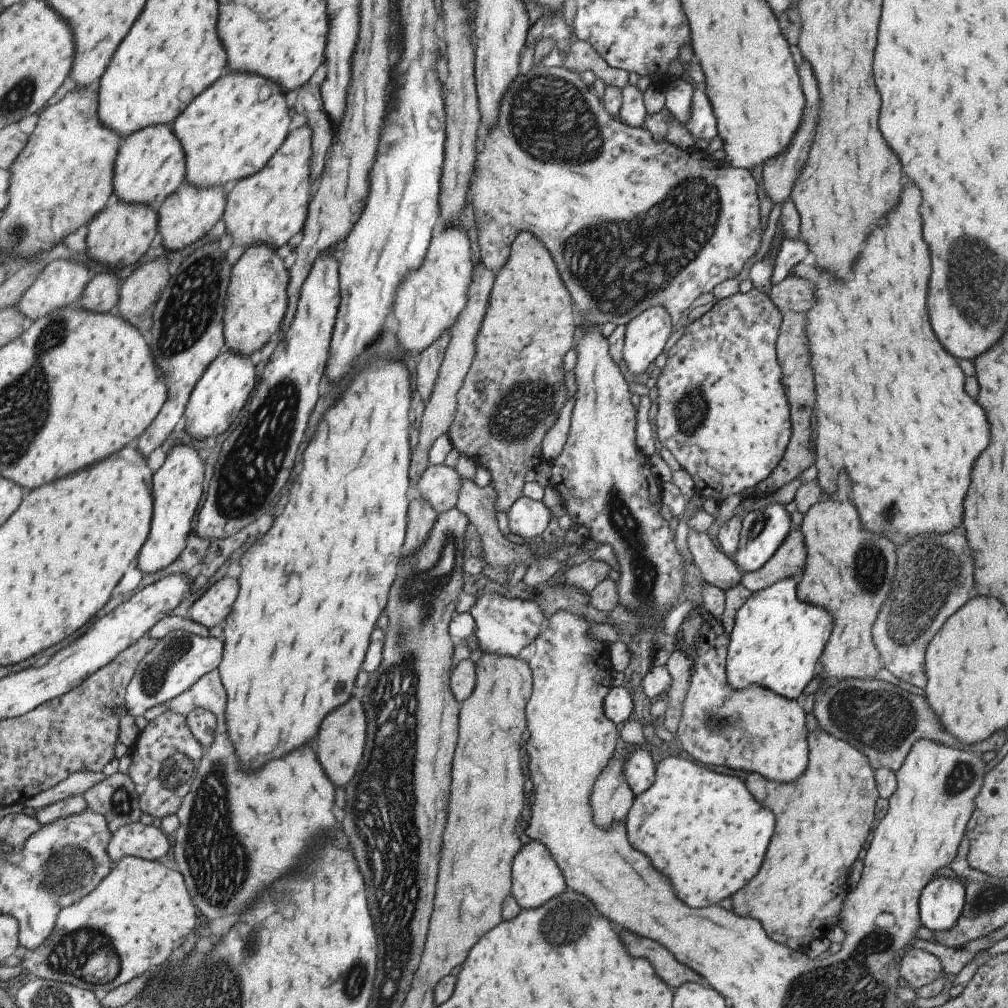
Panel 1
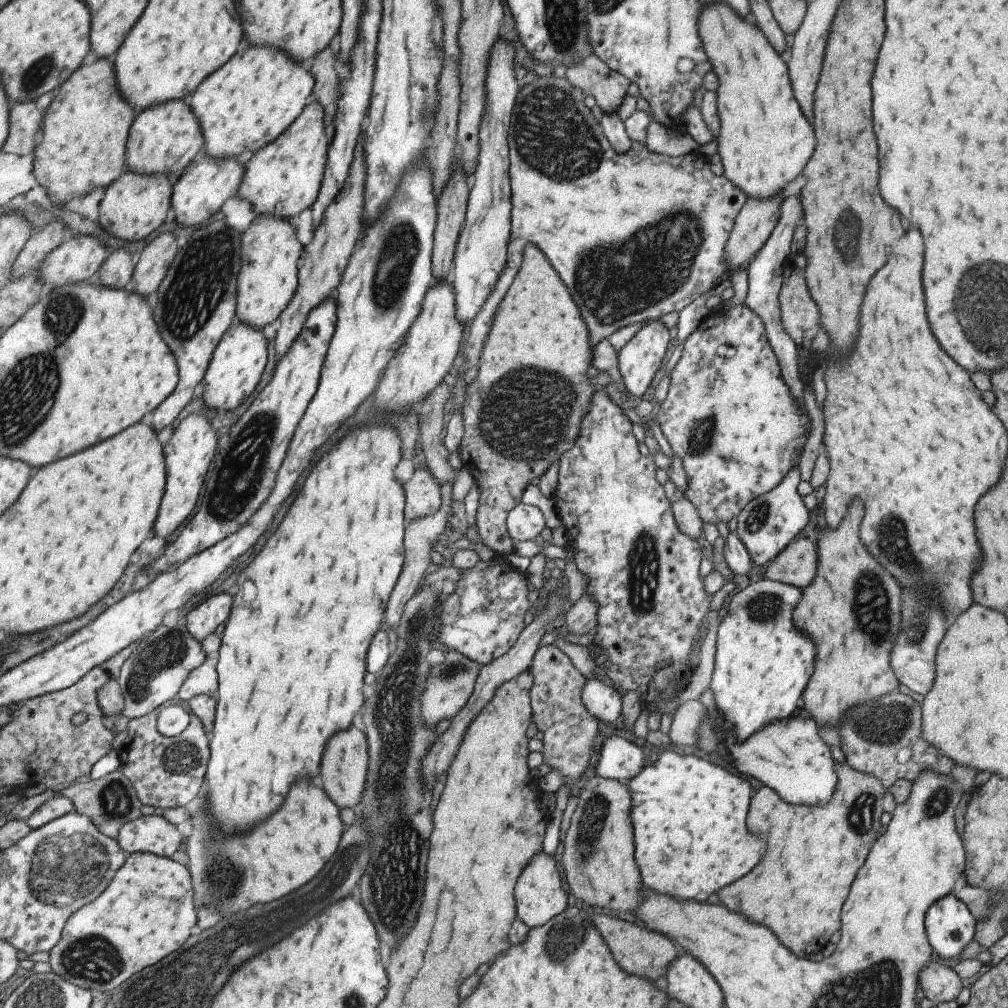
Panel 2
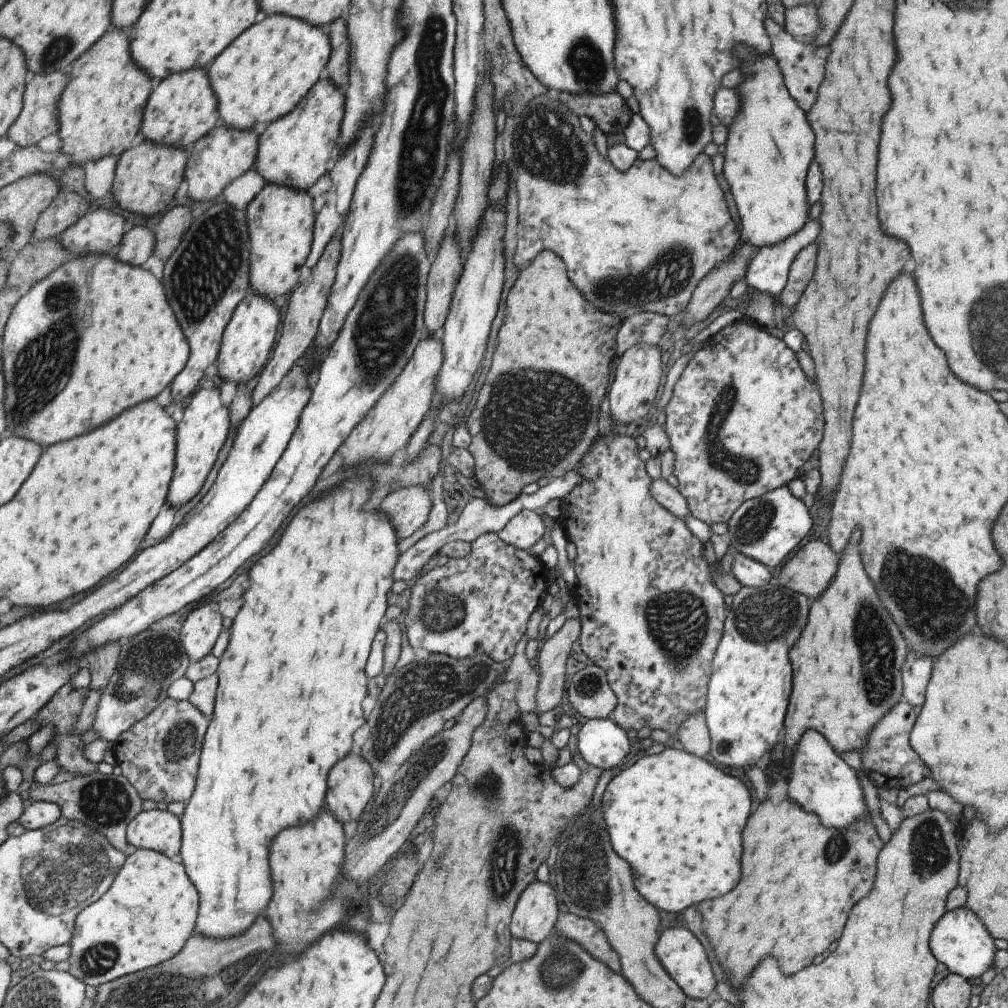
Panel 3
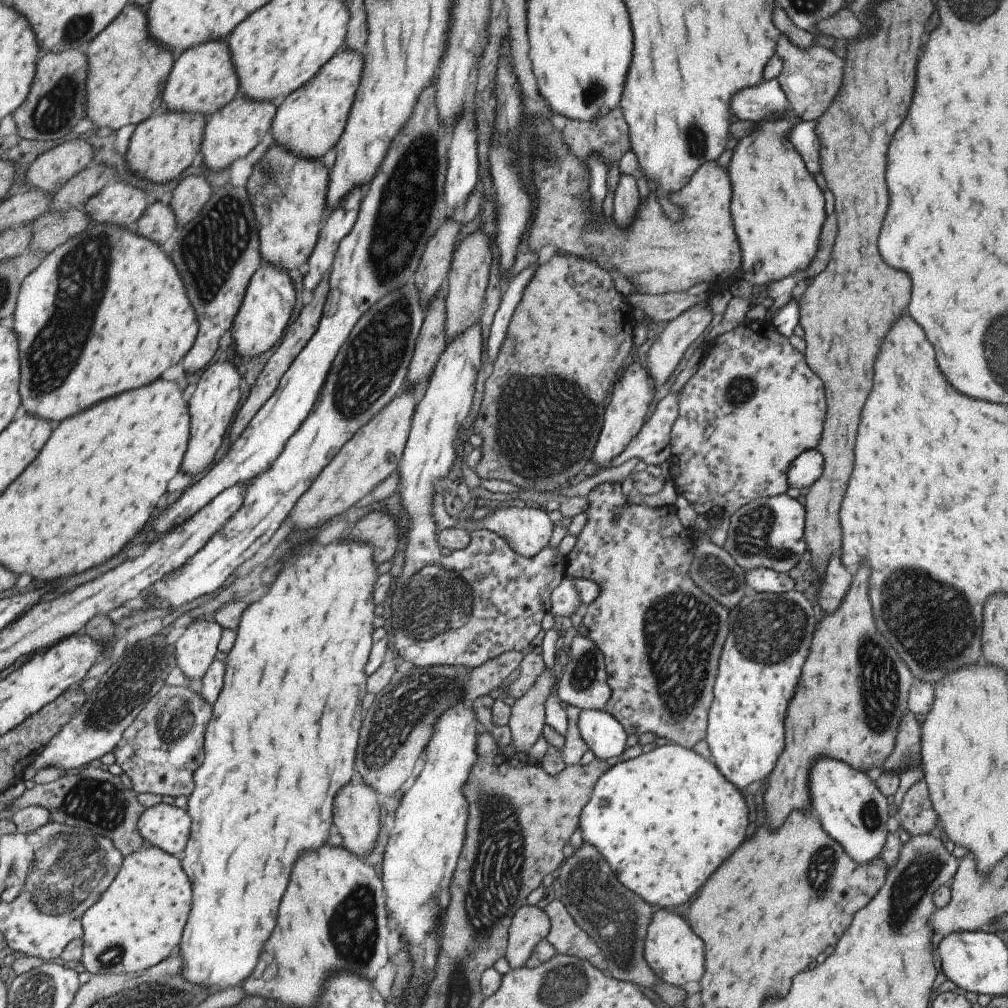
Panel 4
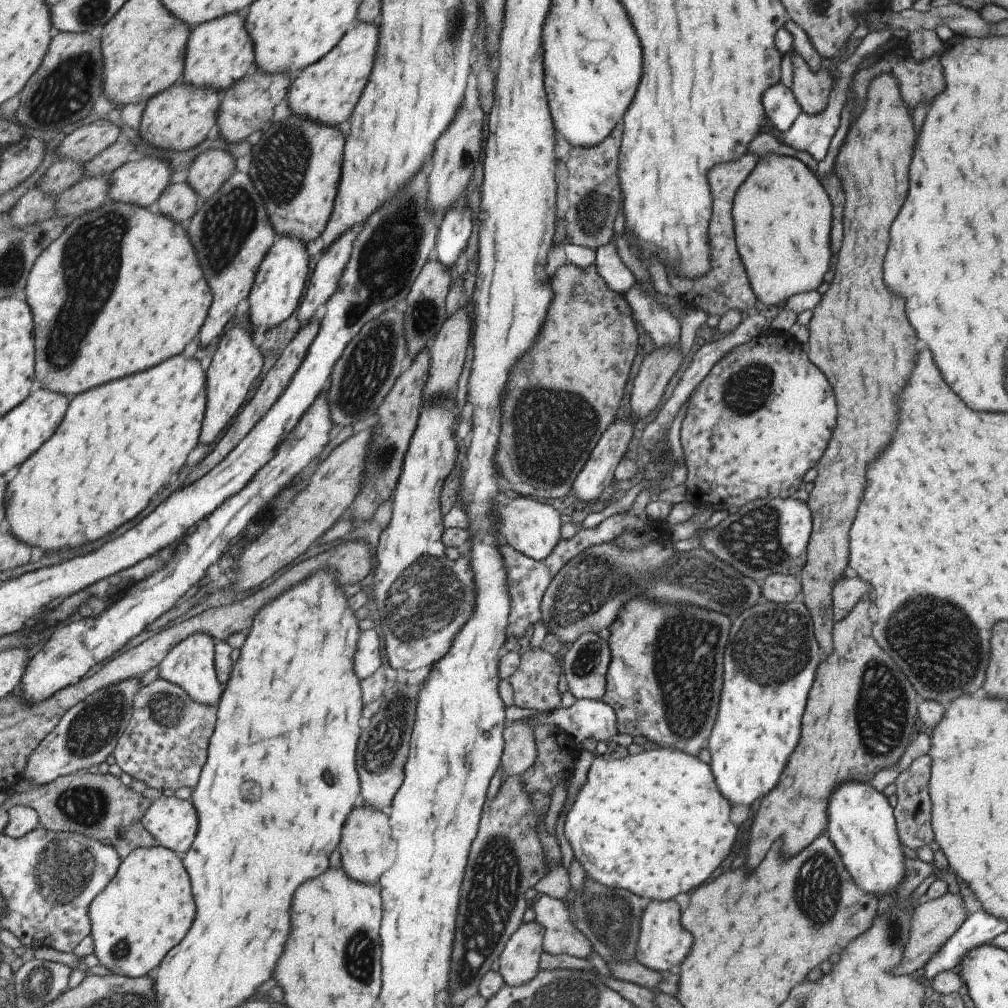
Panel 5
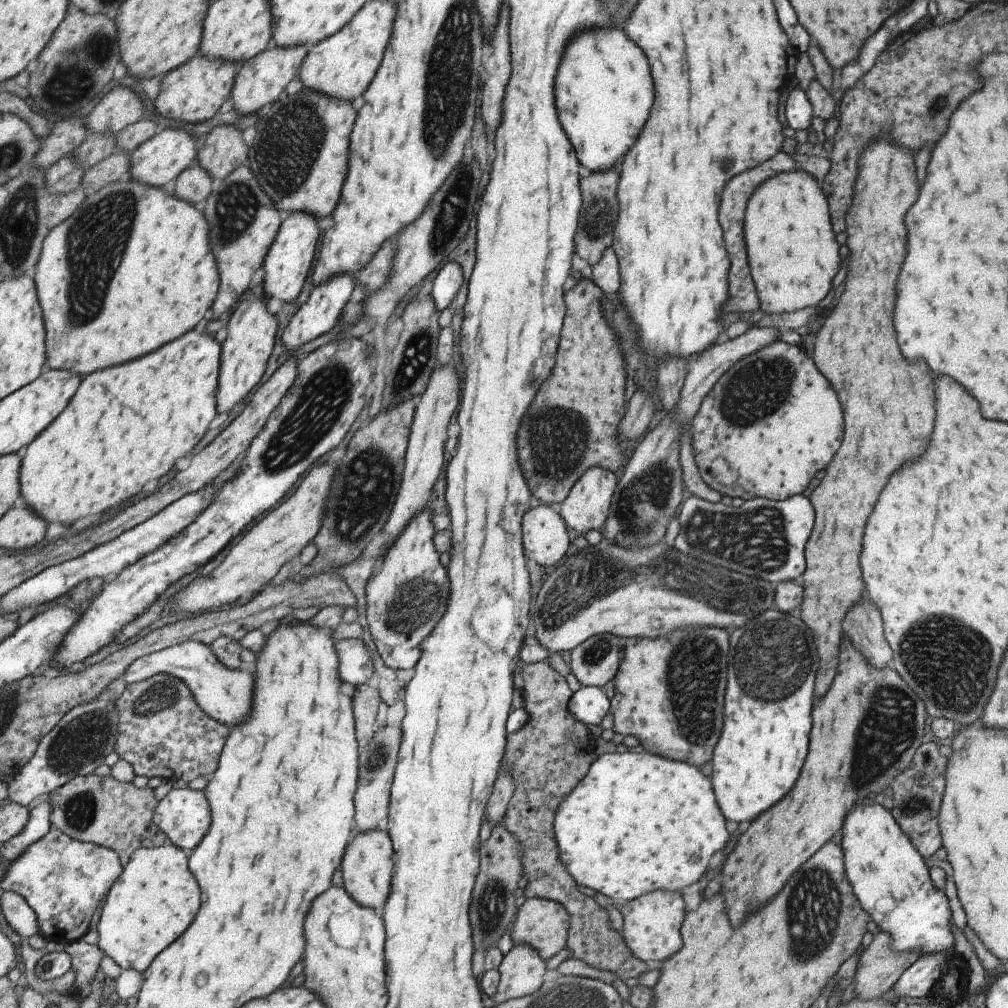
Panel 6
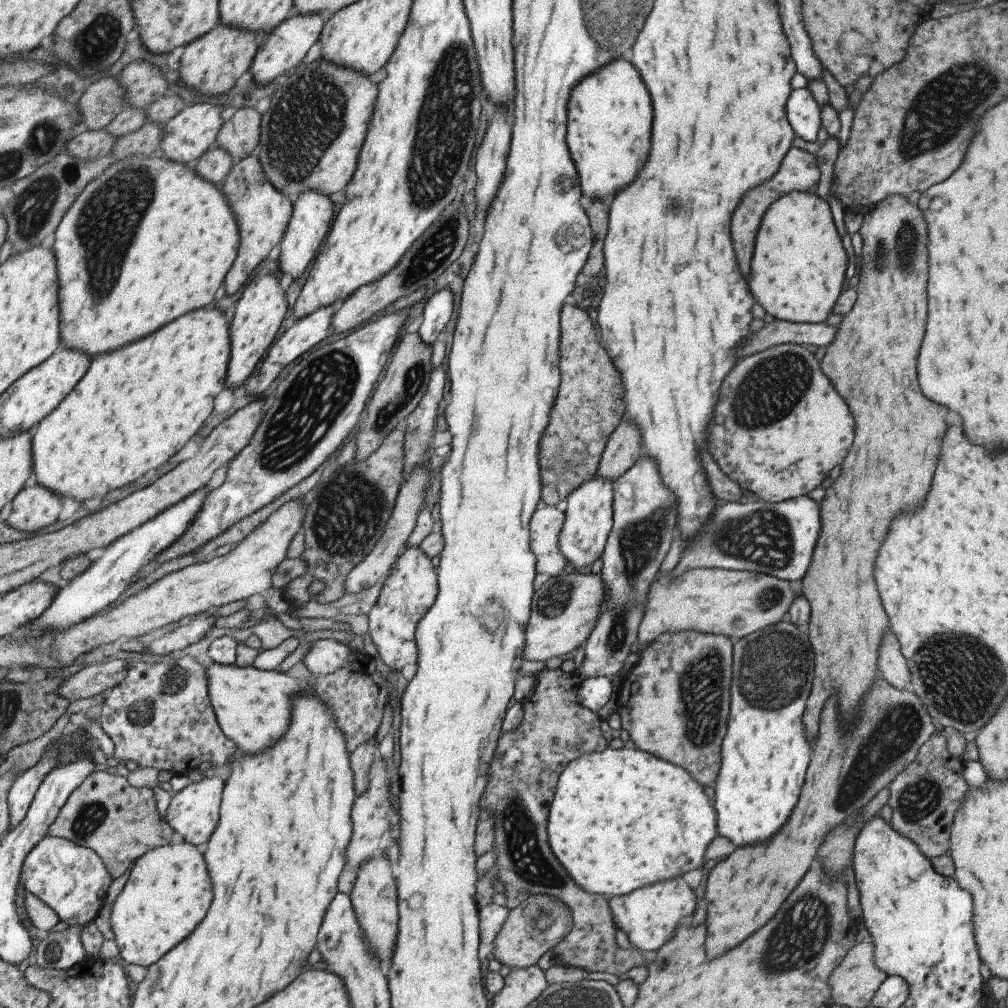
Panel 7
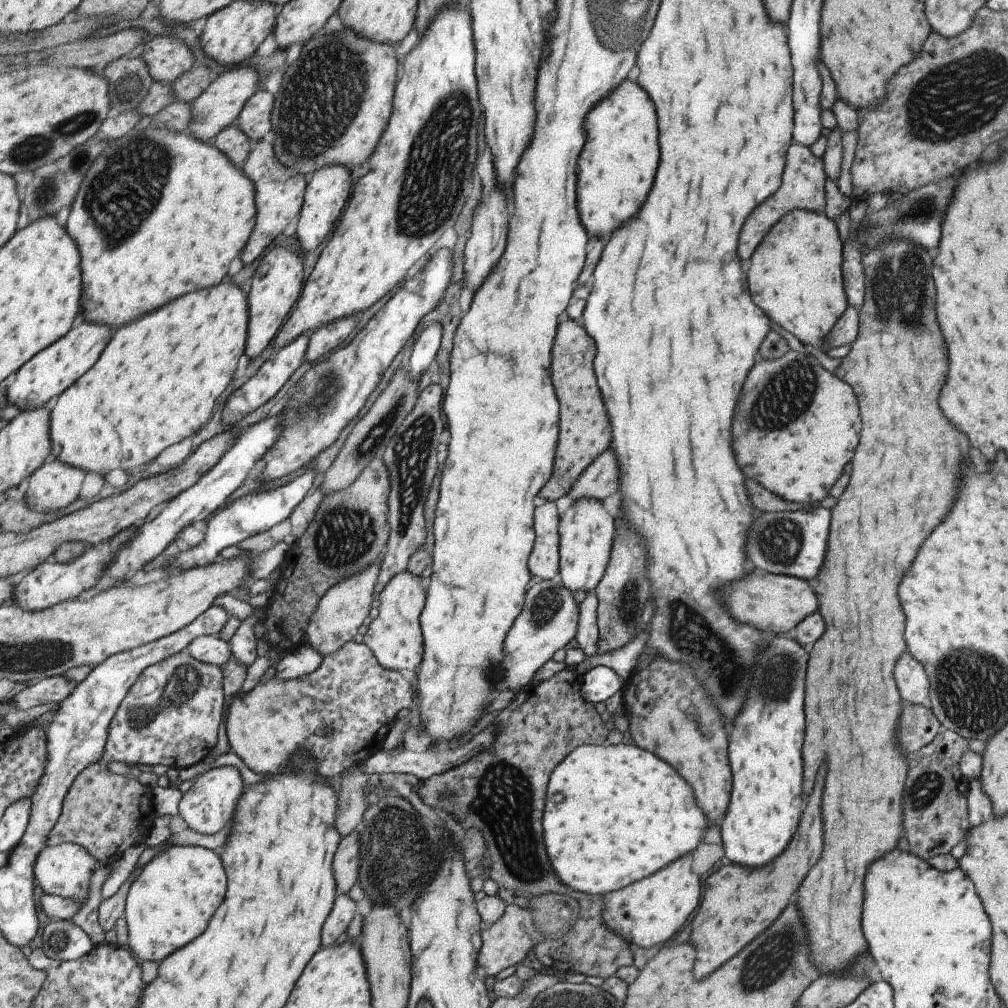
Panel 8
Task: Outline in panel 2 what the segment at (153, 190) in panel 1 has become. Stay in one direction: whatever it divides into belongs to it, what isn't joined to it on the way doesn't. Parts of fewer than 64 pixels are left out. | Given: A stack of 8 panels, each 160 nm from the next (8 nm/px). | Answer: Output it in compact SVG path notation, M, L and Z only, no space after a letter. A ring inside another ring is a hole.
M189 99L170 101L138 114L130 128L126 166L131 173L177 178L199 158L205 146L204 134Z

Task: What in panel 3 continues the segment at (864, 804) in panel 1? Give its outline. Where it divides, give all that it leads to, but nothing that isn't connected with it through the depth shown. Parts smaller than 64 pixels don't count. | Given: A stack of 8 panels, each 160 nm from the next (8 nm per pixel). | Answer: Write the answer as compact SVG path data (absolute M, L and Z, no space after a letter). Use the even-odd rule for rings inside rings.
M765 799L749 814L743 828L743 876L739 884L713 900L703 900L697 910L705 922L705 936L719 966L731 976L731 984L739 986L751 968L765 956L773 954L783 972L797 972L811 964L833 940L839 938L849 908L863 898L872 887L876 856L883 842L871 819L859 819L850 827L825 828L816 814L804 811L797 803L771 802Z

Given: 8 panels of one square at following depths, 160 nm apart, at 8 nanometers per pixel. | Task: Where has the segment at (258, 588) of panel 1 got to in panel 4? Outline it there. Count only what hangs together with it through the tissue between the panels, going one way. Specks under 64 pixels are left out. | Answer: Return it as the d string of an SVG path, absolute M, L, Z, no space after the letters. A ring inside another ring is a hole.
M341 540L333 544L311 544L311 552L303 552L297 548L295 554L283 560L283 570L271 584L269 592L249 606L241 618L235 648L227 660L227 676L225 688L215 704L215 720L211 720L211 728L207 732L207 760L195 772L195 790L188 797L187 812L190 813L193 826L189 842L182 859L185 872L195 880L195 912L191 912L191 920L187 924L187 932L183 936L181 954L185 956L185 976L191 982L205 984L209 988L227 988L241 984L249 974L253 974L263 944L273 934L277 926L277 914L281 898L289 886L289 876L293 872L295 860L305 850L315 850L329 840L333 826L333 808L337 792L351 782L355 774L355 760L359 748L359 734L363 722L363 700L367 694L367 662L373 648L373 632L375 632L375 600L373 590L379 580L379 566L375 562L375 548L367 542Z

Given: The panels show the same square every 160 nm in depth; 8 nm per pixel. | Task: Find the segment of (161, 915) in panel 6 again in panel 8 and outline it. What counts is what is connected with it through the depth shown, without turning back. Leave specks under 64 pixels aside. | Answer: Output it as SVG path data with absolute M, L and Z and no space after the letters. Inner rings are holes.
M172 846L153 857L132 882L125 905L128 945L138 960L162 963L179 946L201 936L227 894L221 858L201 846Z

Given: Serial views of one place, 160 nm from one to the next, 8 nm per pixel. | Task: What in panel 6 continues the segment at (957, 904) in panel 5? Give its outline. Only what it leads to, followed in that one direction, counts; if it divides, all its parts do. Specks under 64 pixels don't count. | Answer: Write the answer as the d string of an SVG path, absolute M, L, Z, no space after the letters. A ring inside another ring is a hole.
M883 931L873 935L854 972L853 997L871 1000L883 992L890 992L898 978L920 956L915 951L893 952L891 941L892 938Z

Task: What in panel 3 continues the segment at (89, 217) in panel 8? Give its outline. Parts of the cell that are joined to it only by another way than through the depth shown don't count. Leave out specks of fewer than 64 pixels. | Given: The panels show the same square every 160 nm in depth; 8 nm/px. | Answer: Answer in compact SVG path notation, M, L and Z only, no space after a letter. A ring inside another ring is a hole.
M84 255L72 258L67 264L50 274L45 280L39 281L27 293L23 293L20 301L15 305L10 319L8 320L2 344L2 361L6 373L7 396L7 430L11 434L17 434L21 438L39 442L43 448L49 448L57 442L77 438L81 434L89 434L99 426L105 426L107 422L115 420L125 410L152 401L157 398L169 384L172 384L190 359L190 344L185 336L184 329L179 326L169 302L167 294L163 290L163 284L155 278L153 272L134 267L130 264L117 261L113 255Z

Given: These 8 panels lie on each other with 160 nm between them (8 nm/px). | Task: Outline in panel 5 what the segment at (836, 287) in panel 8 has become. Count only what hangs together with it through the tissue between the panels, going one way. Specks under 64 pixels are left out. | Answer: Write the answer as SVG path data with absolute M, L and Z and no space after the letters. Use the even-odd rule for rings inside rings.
M765 153L757 158L755 168L749 172L733 198L733 230L738 255L744 264L753 294L765 306L778 306L788 296L817 288L829 268L829 220L831 204L819 180L801 161L789 155Z

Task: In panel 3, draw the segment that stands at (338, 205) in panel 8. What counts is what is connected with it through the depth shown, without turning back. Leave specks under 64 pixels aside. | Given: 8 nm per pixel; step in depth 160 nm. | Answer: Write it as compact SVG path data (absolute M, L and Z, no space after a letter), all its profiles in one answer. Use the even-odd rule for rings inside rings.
M251 287L224 332L217 362L220 378L226 383L233 381L238 385L259 376L271 356L271 350L275 348L279 324L281 318L274 301L257 295Z

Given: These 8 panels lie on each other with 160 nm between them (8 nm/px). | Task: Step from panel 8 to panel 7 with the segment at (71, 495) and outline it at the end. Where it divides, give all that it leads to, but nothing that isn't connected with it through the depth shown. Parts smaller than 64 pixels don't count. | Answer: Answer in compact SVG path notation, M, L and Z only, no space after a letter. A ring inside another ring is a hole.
M32 480L14 498L12 513L5 522L21 532L33 534L55 524L61 510L61 497Z

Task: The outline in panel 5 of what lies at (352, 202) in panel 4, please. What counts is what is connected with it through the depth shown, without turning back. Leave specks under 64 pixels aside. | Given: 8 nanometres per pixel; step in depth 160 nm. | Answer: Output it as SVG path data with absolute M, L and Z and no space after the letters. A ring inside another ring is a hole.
M351 227L336 238L330 247L323 248L298 310L297 318L300 323L323 315L327 301L335 294L351 258L358 231L358 227Z

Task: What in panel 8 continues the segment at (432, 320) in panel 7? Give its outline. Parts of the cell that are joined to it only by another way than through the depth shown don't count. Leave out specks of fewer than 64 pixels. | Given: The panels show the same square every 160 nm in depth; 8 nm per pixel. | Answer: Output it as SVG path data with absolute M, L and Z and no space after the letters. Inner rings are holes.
M433 322L422 330L419 338L414 344L414 351L410 356L410 373L415 380L419 380L428 368L431 362L435 360L439 352L441 337L441 324Z

